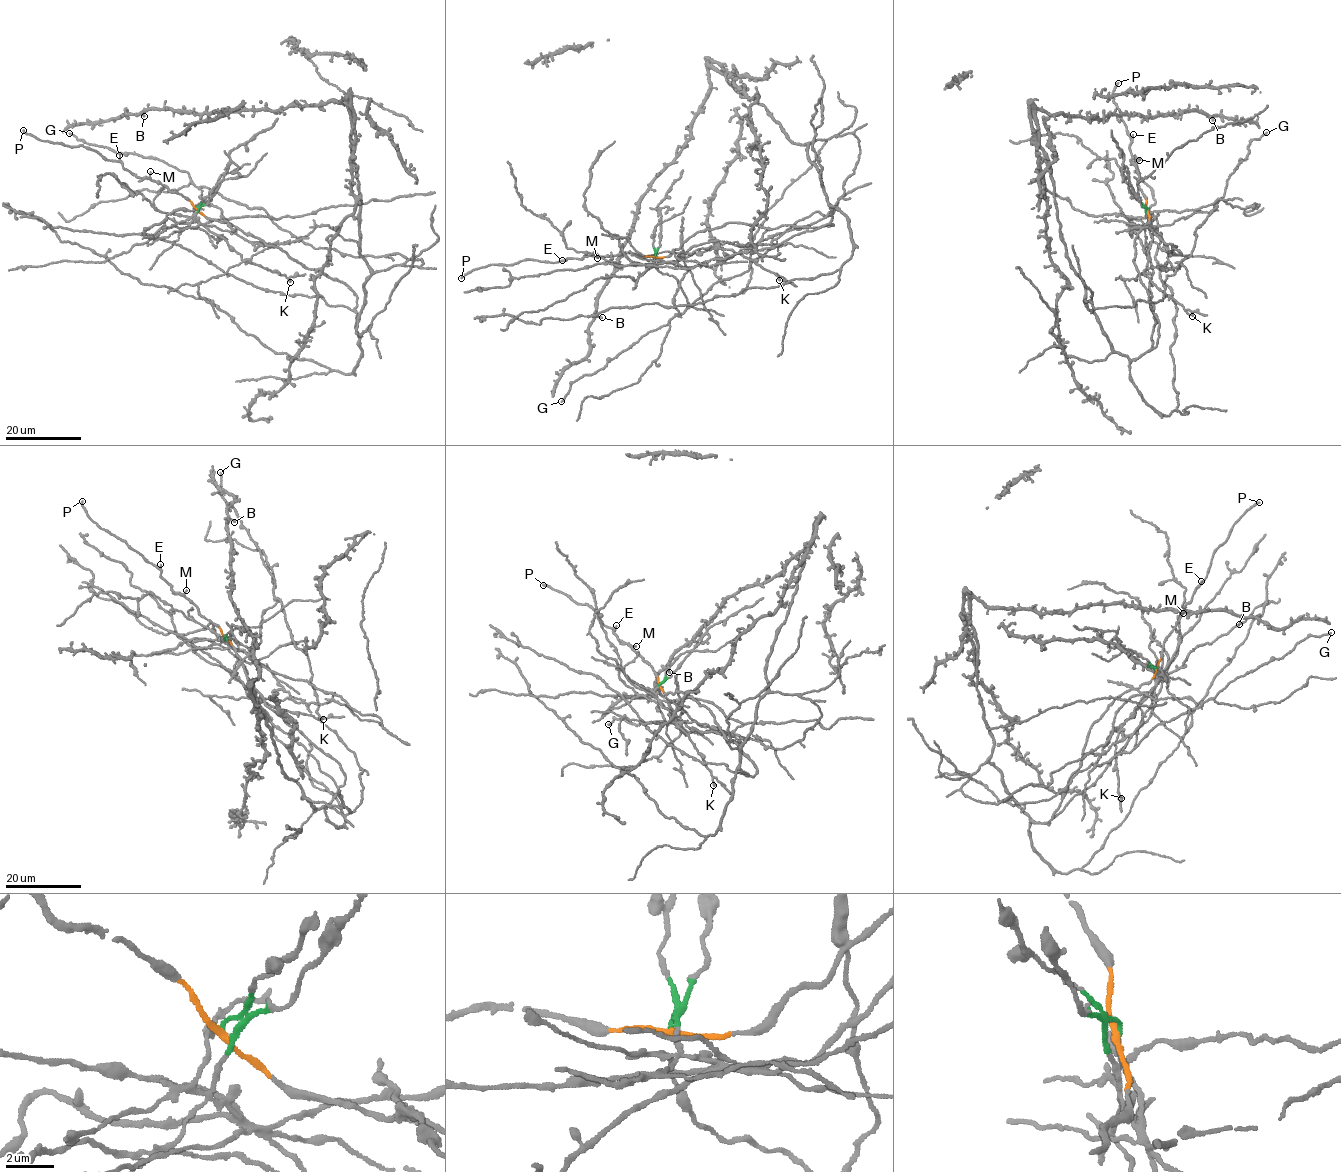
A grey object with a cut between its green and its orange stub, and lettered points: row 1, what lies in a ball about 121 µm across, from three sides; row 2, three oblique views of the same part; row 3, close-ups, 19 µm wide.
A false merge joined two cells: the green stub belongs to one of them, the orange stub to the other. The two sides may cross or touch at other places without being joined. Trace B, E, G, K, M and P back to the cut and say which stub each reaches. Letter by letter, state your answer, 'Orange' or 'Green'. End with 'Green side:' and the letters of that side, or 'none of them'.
B: Orange
E: Orange
G: Orange
K: Green
M: Orange
P: Orange
Green side: K

